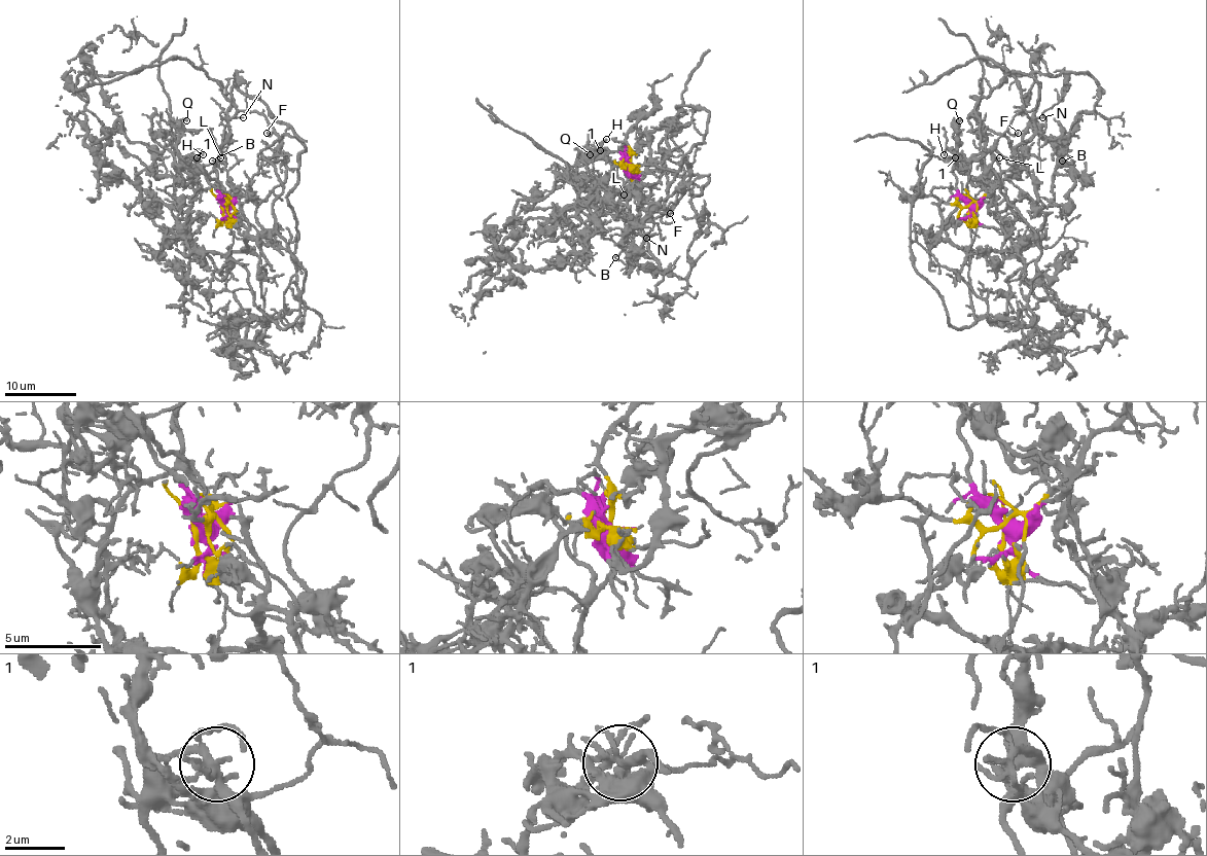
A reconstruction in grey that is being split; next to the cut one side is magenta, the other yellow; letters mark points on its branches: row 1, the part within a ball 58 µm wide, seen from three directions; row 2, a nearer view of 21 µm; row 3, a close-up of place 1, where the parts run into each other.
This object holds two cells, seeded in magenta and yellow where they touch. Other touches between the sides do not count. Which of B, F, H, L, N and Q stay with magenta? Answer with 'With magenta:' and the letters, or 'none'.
With magenta: H, Q

